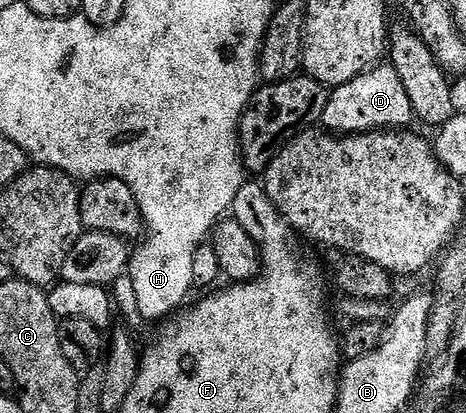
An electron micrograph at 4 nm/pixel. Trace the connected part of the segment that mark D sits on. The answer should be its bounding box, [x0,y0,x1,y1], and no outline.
[321,65,415,137]

